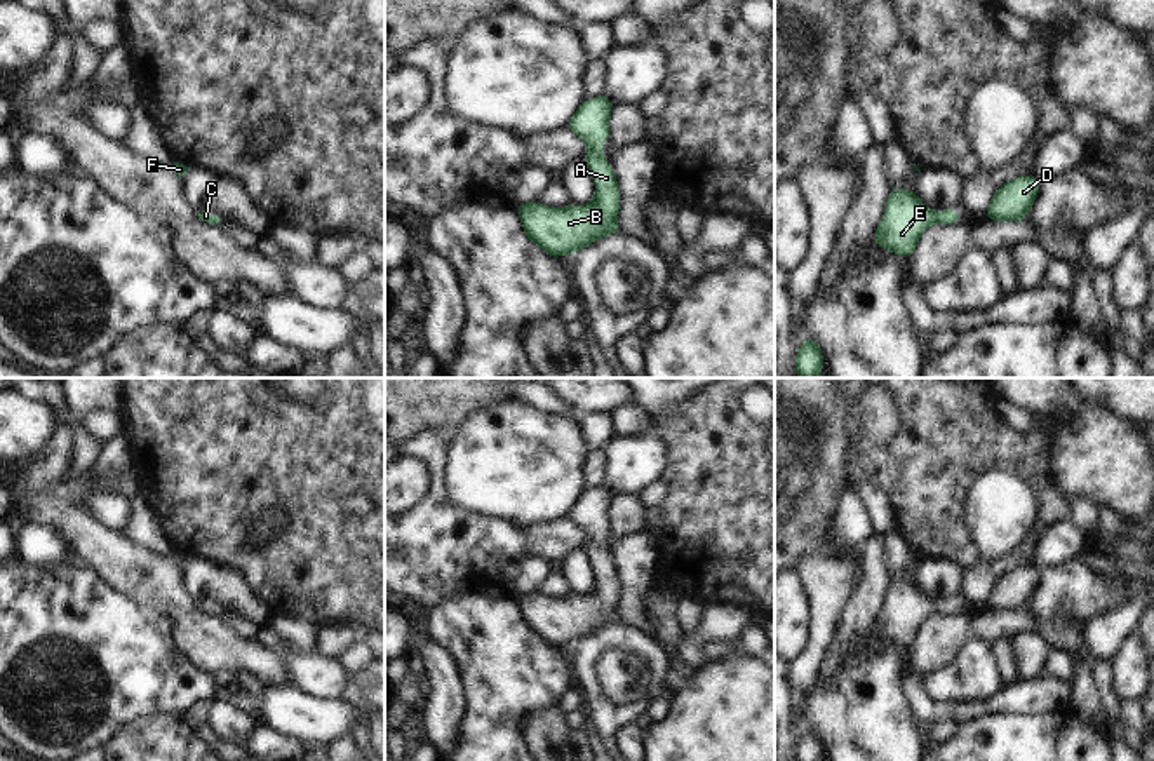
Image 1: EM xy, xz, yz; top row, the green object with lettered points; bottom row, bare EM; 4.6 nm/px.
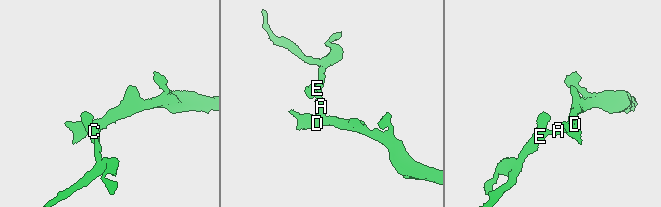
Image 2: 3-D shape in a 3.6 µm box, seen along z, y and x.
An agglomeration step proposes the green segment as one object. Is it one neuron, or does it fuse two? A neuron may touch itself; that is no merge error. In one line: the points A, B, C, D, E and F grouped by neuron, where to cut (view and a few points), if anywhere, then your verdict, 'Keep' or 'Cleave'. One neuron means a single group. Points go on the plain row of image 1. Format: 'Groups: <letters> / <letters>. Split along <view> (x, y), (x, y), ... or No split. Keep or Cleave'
Groups: A B C D E F. No split. Keep.

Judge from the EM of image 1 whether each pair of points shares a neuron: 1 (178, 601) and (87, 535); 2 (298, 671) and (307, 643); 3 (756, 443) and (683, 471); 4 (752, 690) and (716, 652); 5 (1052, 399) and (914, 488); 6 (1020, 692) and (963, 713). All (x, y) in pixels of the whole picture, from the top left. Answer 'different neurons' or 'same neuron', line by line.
1: same neuron
2: different neurons
3: same neuron
4: different neurons
5: different neurons
6: same neuron

